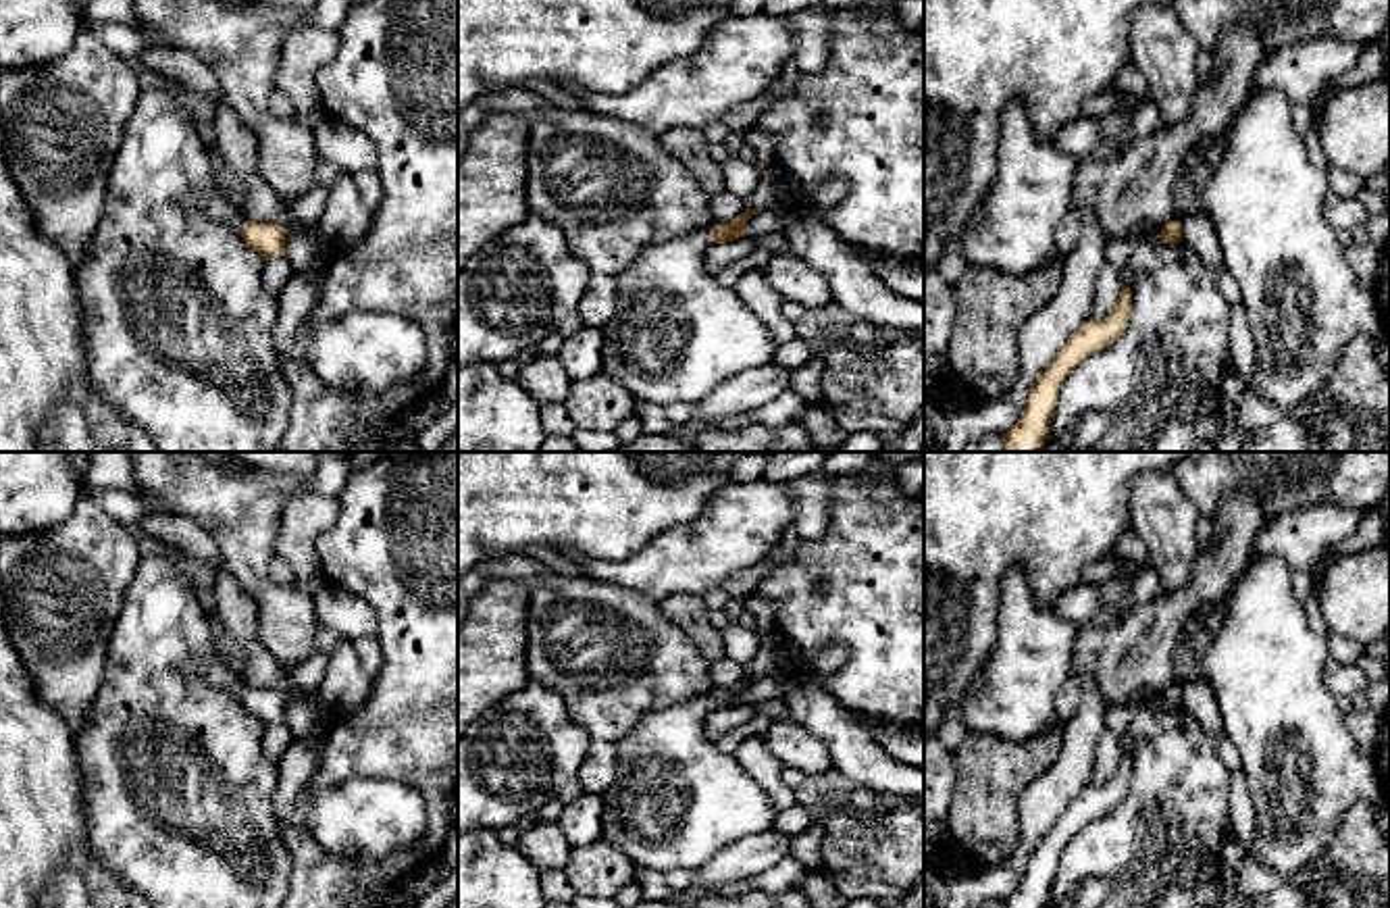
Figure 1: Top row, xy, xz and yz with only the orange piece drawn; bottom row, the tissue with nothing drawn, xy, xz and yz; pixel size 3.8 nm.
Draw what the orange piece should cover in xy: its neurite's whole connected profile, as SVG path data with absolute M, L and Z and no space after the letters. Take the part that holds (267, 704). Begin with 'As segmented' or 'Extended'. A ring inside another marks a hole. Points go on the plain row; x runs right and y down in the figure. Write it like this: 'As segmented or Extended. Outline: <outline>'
Extended. Outline: M221 656L198 662L196 671L210 687L235 693L264 727L285 723L287 696L283 691L248 687Z

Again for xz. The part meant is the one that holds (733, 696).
Extended. Outline: M747 675L724 693L651 712L618 741L601 837L639 871L699 871L735 841L772 829L778 812L768 793L705 735L710 712L745 704L753 681Z

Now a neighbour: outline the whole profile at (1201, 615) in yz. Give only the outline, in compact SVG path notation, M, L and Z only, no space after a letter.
M1199 604L1199 606L1190 612L1190 616L1188 616L1188 621L1186 621L1186 627L1184 627L1184 631L1182 631L1182 639L1184 639L1186 644L1190 644L1192 648L1199 648L1199 646L1207 639L1209 633L1192 633L1188 627L1190 627L1190 625L1207 627L1207 623L1211 621L1211 610L1213 610L1213 606L1209 606L1209 604Z

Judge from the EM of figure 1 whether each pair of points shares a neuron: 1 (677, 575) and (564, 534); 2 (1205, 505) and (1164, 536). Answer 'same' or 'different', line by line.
1: different
2: different

